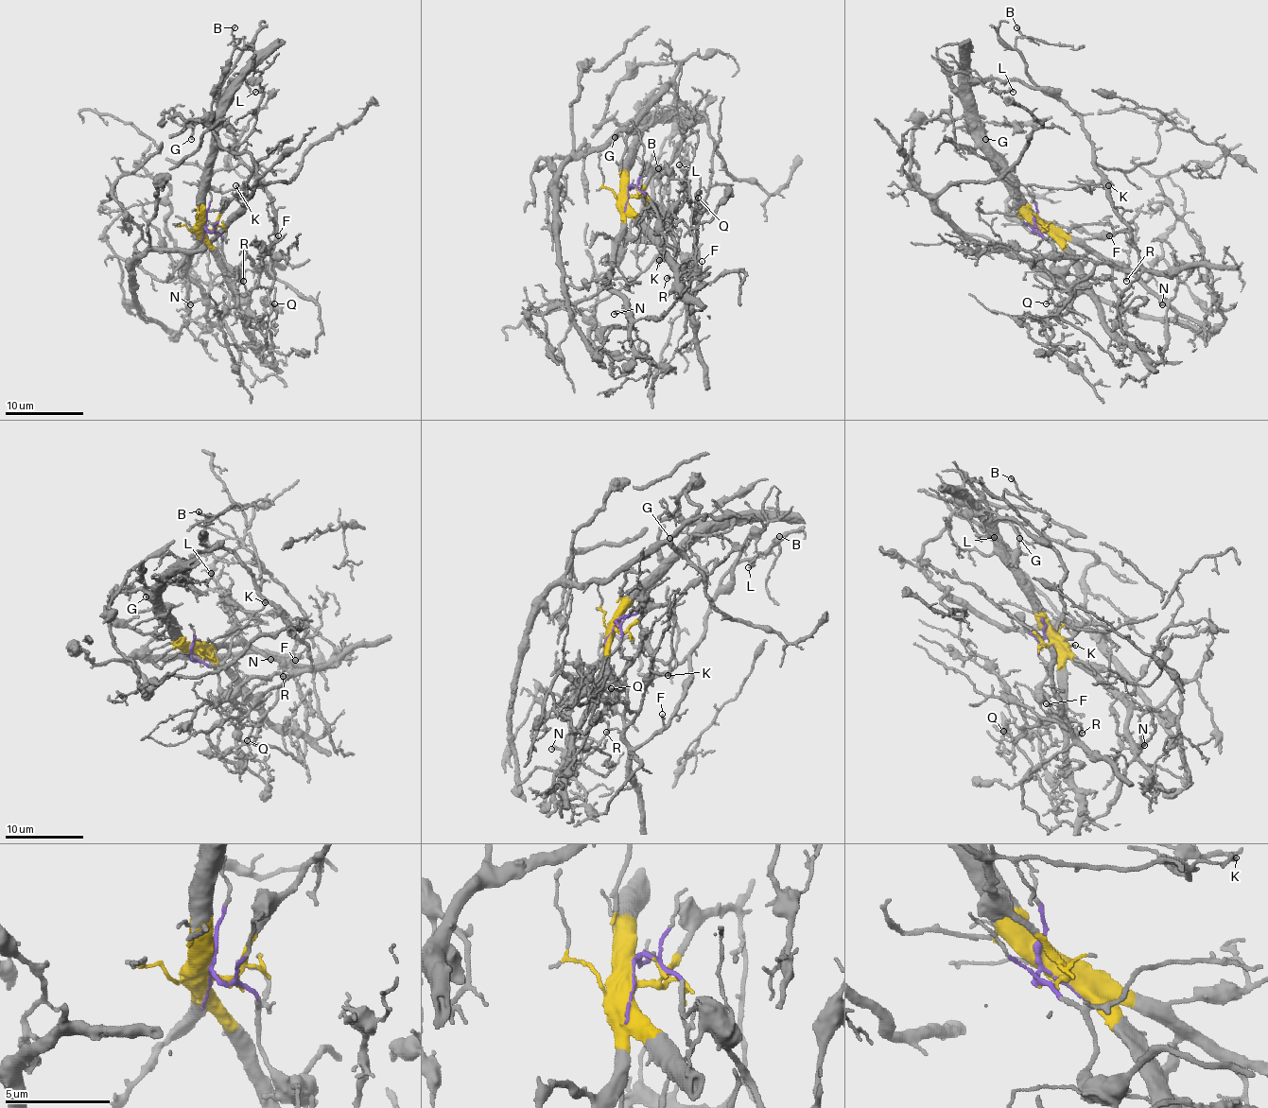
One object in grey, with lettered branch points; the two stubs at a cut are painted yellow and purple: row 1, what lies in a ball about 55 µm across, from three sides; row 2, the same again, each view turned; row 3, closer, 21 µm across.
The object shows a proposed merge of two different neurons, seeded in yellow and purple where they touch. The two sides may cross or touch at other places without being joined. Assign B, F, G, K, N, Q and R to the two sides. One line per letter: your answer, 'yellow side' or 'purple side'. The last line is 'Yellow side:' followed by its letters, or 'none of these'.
B: purple side
F: purple side
G: yellow side
K: yellow side
N: yellow side
Q: purple side
R: purple side
Yellow side: G, K, N

